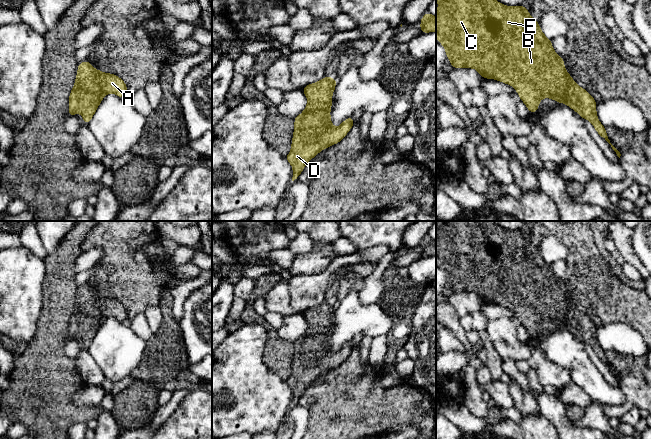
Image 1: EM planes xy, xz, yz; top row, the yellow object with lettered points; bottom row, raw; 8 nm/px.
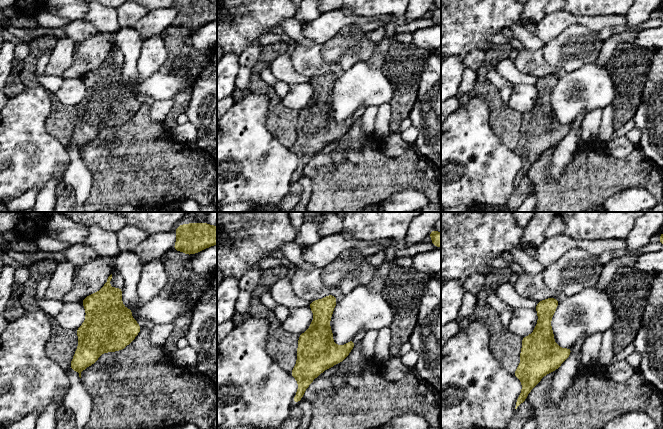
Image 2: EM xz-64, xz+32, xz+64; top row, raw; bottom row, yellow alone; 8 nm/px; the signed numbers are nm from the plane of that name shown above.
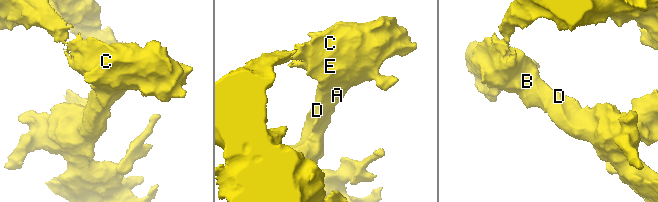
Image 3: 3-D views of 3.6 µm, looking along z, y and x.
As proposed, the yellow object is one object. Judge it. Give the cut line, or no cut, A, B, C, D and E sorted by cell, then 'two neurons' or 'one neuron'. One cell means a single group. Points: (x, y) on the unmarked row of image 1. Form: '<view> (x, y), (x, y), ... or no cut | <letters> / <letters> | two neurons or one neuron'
no cut | A B C D E | one neuron

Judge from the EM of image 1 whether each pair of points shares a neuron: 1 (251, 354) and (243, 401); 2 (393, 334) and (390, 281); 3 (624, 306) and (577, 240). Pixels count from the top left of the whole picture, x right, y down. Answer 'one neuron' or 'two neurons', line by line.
1: one neuron
2: one neuron
3: one neuron

